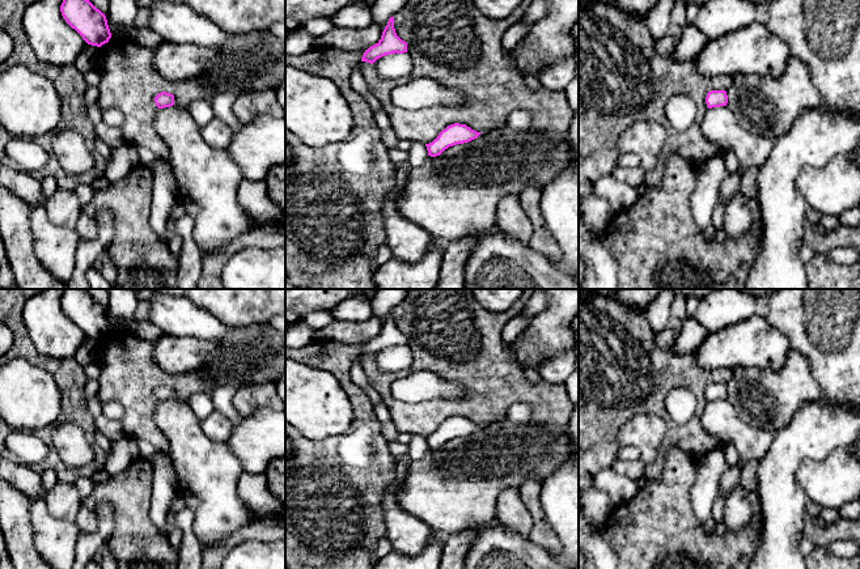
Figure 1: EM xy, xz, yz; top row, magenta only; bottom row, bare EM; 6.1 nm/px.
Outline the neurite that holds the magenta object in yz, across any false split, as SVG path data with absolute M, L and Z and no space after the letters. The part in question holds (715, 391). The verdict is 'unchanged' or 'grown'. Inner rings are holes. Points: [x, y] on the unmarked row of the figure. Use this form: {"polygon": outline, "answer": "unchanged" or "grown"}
{"polygon": "M711 383L707 386L706 396L708 402L726 399L728 388L725 383Z", "answer": "unchanged"}

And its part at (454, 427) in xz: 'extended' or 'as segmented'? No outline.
as segmented

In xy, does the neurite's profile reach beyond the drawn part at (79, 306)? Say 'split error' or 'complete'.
complete

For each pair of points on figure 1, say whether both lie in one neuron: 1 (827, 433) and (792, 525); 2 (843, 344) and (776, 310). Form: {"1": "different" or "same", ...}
{"1": "same", "2": "same"}

